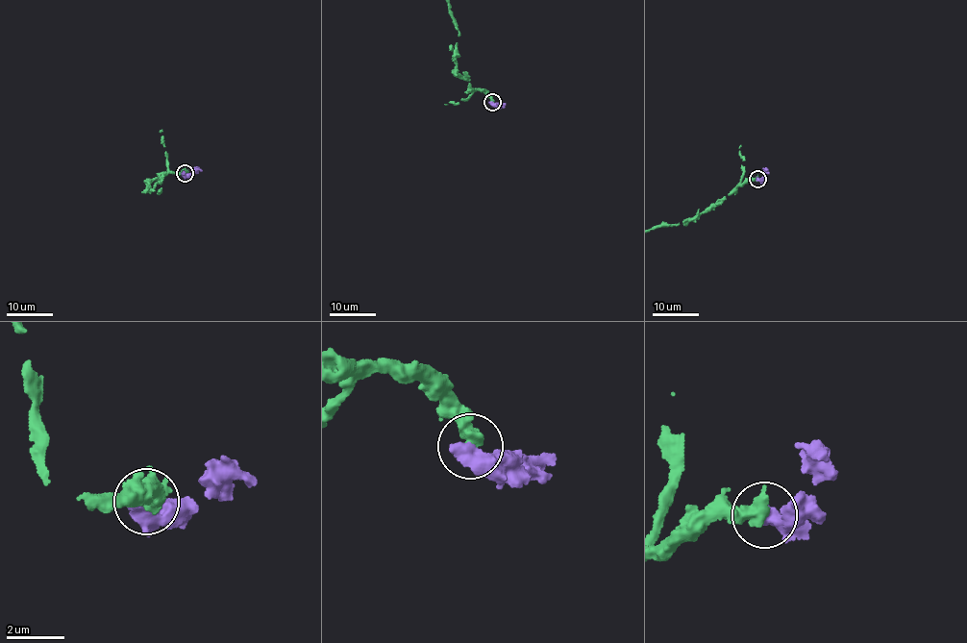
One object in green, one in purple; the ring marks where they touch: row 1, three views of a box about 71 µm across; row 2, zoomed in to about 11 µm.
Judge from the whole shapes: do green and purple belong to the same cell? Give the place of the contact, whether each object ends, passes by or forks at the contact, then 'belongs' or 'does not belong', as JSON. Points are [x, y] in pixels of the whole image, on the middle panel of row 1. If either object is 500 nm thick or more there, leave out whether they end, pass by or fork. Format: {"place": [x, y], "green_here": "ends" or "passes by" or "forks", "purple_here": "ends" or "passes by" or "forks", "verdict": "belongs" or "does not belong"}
{"place": [492, 102], "verdict": "does not belong"}

